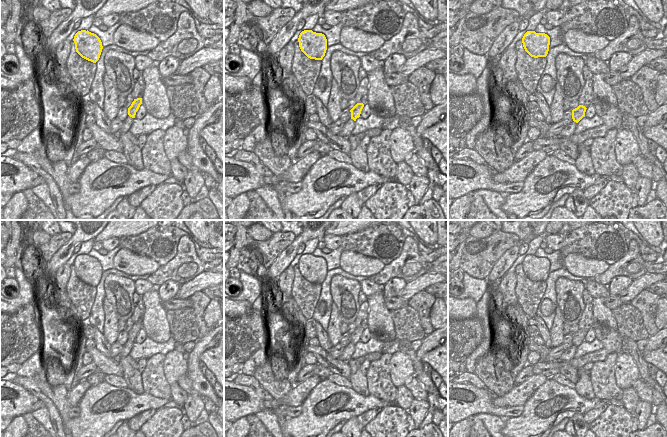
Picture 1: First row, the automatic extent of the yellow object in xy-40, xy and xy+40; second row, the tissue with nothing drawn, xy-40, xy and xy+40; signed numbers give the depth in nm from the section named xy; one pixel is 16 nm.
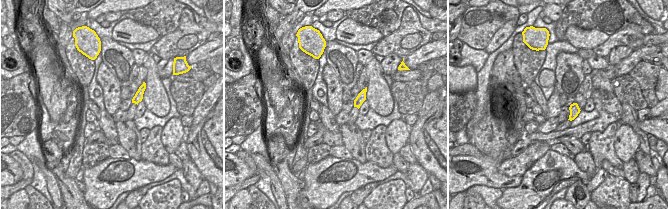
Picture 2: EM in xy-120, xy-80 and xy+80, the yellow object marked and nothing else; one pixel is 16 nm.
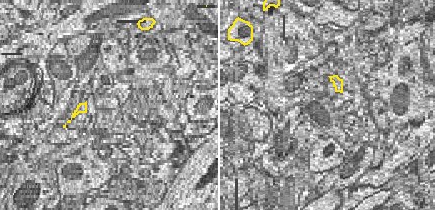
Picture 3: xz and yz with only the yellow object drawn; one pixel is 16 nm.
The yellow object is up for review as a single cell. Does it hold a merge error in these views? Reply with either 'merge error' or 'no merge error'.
no merge error

